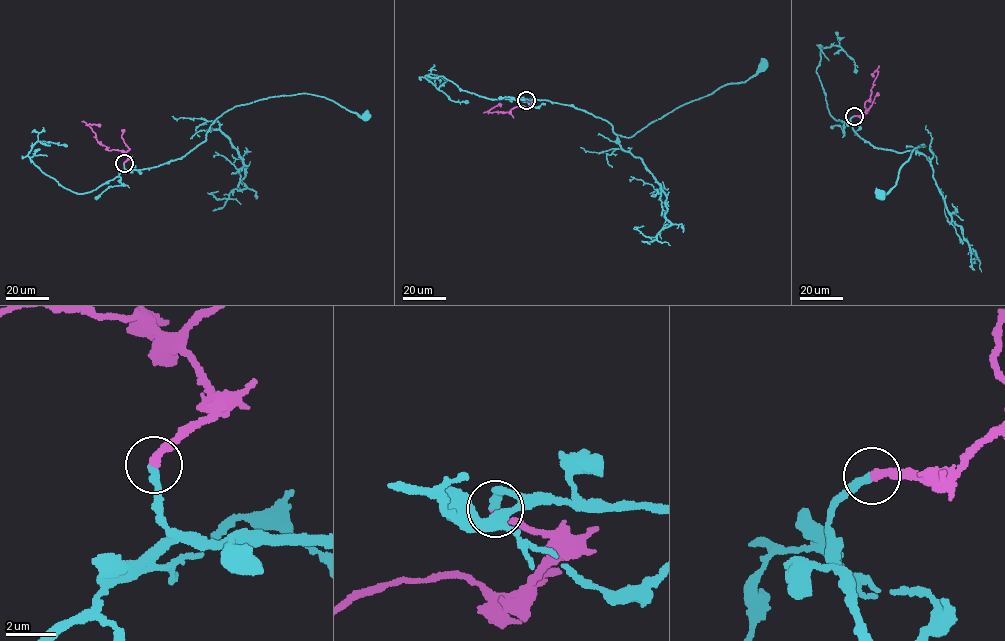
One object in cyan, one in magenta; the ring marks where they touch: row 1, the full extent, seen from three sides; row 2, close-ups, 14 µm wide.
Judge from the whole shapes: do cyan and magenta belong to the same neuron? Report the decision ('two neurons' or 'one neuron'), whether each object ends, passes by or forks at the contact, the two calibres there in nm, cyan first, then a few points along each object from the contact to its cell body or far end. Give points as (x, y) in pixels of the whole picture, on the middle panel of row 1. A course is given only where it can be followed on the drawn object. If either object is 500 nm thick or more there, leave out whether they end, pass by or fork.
one neuron | cyan ends | magenta ends | 280/280 nm | cyan via (525, 100), (585, 110), (604, 120), (614, 134), (630, 137), (679, 106), (746, 81), (762, 66) | magenta via (526, 100), (530, 102), (527, 107), (513, 107), (505, 112), (489, 111), (501, 105)

